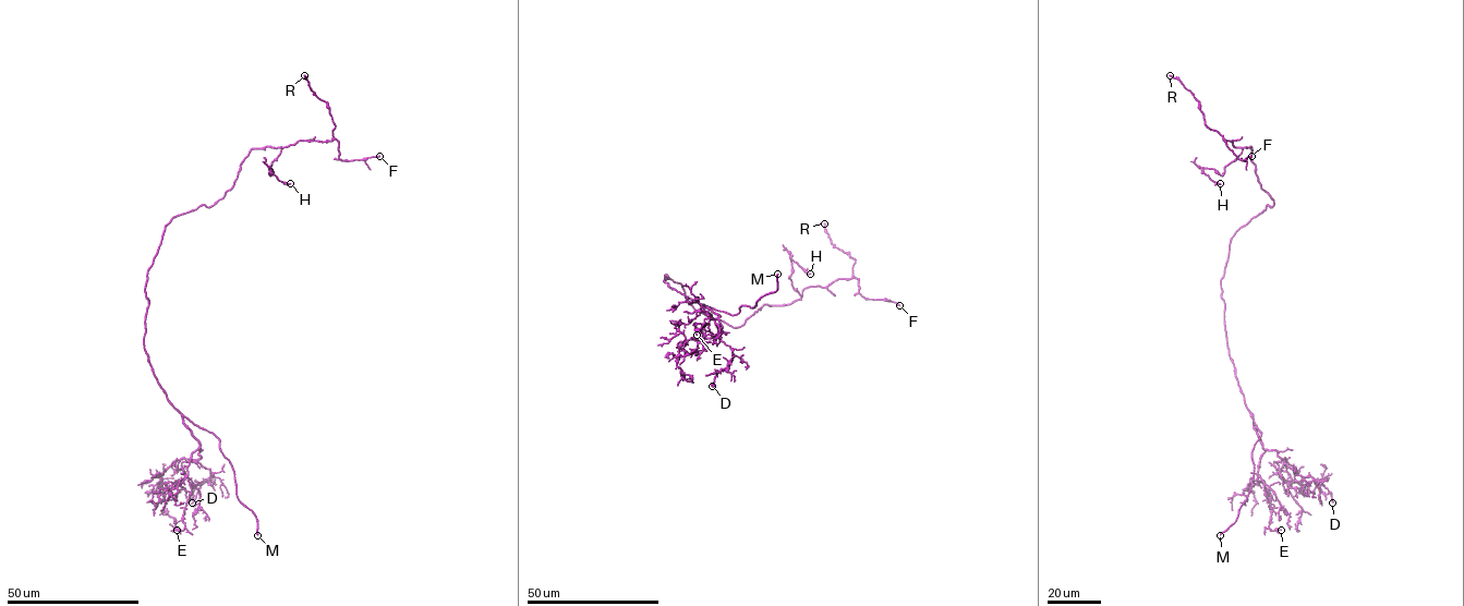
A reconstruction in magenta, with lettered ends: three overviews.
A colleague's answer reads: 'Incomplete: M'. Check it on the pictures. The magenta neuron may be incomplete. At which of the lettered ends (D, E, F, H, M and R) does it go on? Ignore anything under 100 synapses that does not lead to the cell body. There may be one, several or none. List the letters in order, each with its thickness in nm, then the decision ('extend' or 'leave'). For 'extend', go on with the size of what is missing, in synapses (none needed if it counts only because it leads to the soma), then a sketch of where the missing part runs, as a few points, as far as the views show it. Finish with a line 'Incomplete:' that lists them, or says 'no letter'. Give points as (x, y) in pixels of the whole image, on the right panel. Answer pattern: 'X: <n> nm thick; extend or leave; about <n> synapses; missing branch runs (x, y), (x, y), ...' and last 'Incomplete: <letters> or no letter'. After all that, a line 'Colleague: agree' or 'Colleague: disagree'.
D: 90 nm thick; leave
E: 110 nm thick; leave
F: 260 nm thick; leave
H: 200 nm thick; leave
M: 280 nm thick; extend; missing branch runs (1220, 535), (1216, 547), (1220, 557), (1207, 566)
R: 220 nm thick; leave
Incomplete: M
Colleague: agree

